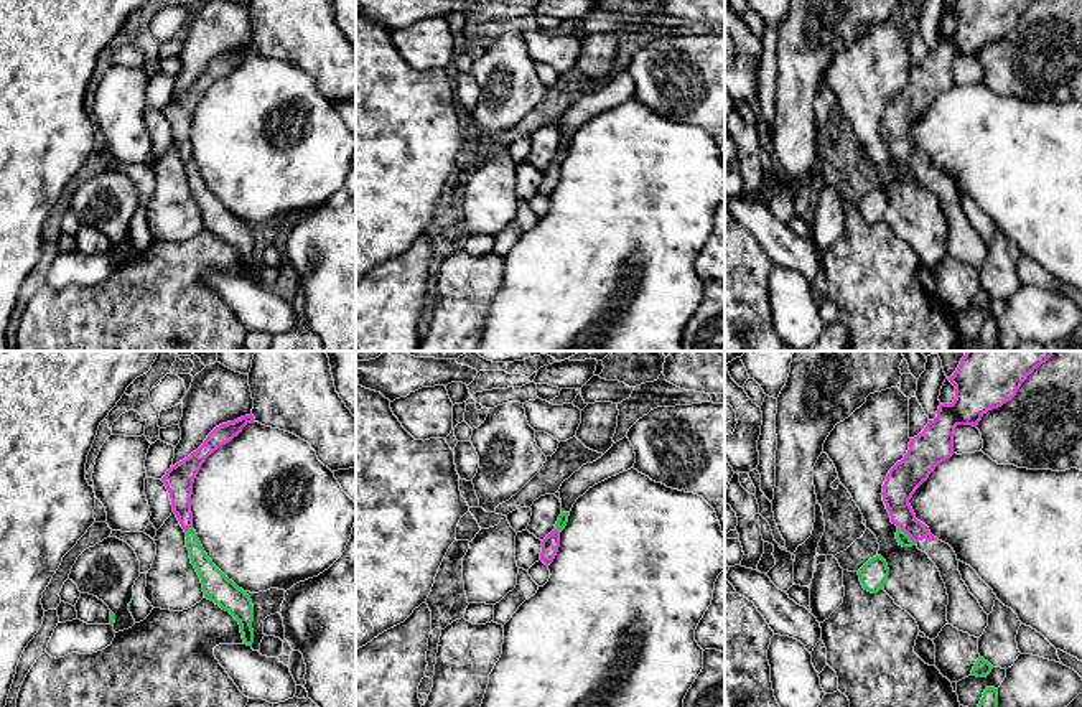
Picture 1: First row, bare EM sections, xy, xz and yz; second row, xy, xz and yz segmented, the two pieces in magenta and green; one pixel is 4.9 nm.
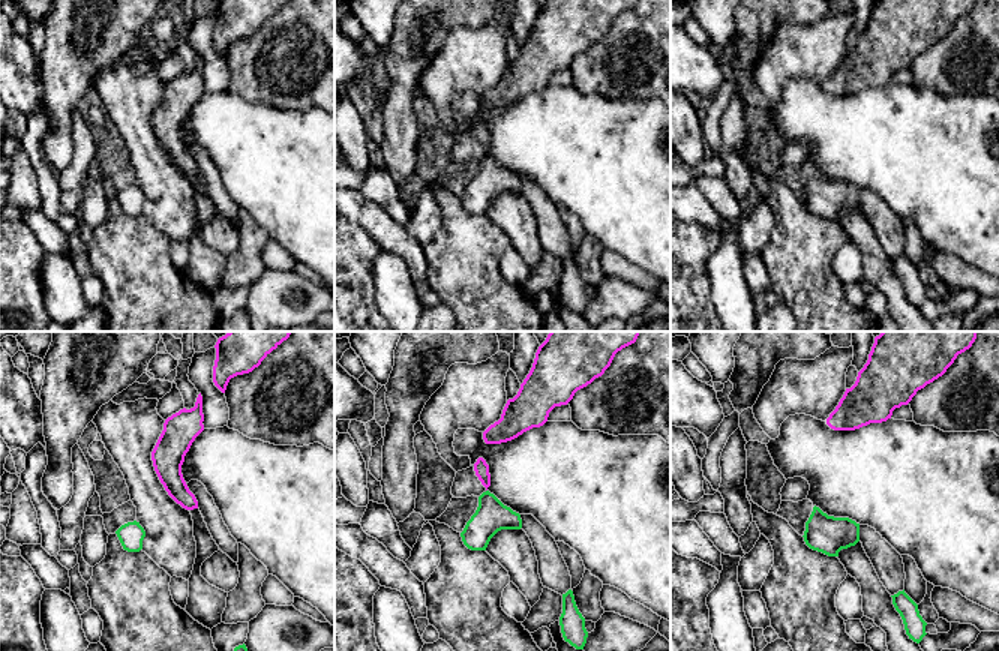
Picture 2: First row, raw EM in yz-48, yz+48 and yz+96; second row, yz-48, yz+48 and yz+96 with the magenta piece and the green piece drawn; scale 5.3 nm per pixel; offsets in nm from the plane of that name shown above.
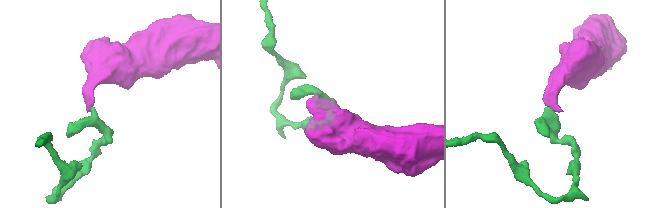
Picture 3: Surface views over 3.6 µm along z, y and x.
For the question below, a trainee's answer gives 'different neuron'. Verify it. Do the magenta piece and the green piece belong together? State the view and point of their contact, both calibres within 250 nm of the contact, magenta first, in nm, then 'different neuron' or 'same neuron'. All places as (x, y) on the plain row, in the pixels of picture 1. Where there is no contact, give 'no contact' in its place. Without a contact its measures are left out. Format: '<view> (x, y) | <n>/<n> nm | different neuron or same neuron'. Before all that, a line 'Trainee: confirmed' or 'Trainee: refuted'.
Trainee: refuted
yz (908, 165) | 150/60 nm | same neuron

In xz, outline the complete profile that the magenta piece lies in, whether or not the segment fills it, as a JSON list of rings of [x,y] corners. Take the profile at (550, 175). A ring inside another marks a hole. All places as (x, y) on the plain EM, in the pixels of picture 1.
[[[562,143],[558,147],[558,152],[555,155],[555,160],[542,171],[542,183],[540,183],[540,191],[548,198],[560,178],[560,163],[565,160],[568,153],[568,143]]]

